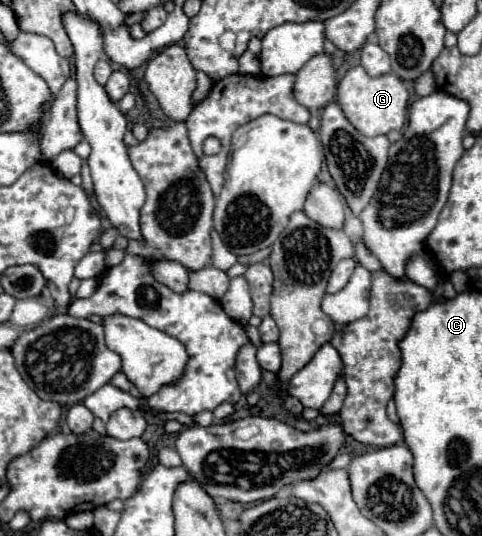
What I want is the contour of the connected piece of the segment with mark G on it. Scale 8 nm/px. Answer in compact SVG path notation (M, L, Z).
M356 65L338 83L336 99L338 99L346 119L366 137L386 135L394 129L402 129L404 123L406 123L408 91L404 87L404 81L394 73L386 73L386 75L380 75L380 77L370 77L360 65Z

